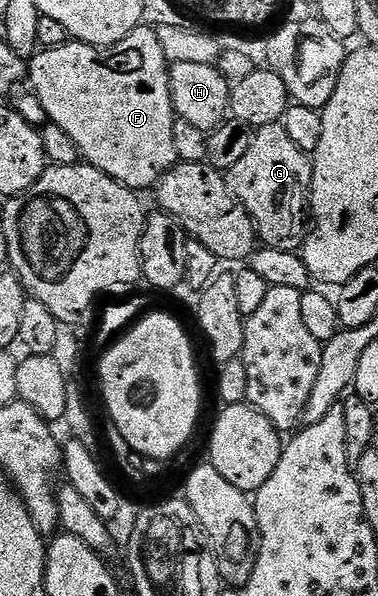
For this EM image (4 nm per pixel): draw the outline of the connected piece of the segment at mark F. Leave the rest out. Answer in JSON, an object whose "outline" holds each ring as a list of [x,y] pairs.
{"outline":[[[141,25],[136,30],[131,31],[122,41],[118,41],[109,47],[95,47],[89,43],[79,41],[69,41],[61,47],[50,47],[37,50],[36,54],[30,59],[30,84],[36,90],[36,95],[40,98],[40,103],[44,106],[44,111],[48,114],[47,118],[53,123],[57,123],[62,129],[70,133],[70,137],[79,148],[83,162],[97,167],[102,173],[106,173],[111,179],[116,179],[123,183],[125,187],[141,189],[159,184],[165,171],[176,166],[176,145],[174,143],[174,125],[178,118],[176,109],[172,105],[172,77],[170,74],[170,64],[164,55],[164,50],[160,44],[160,36],[151,26]]]}

